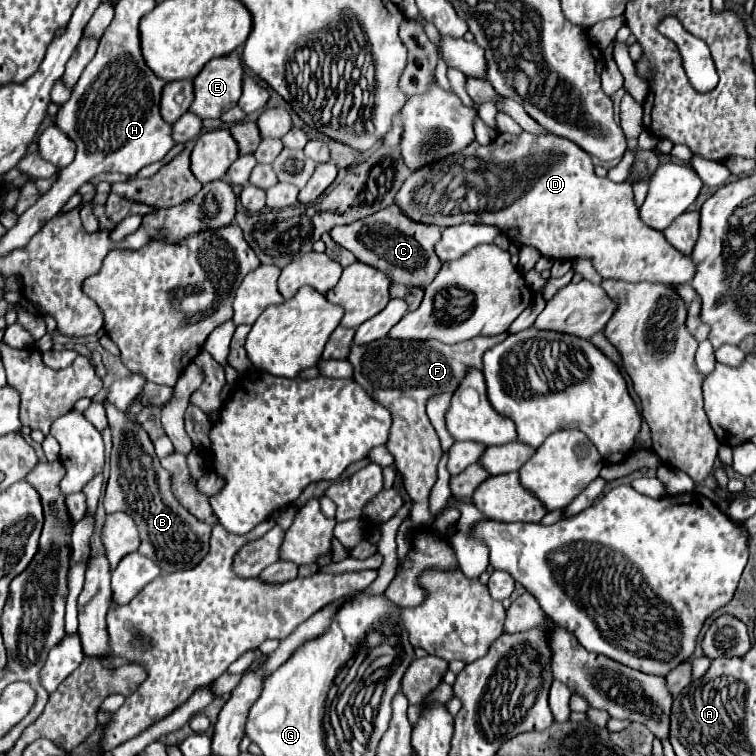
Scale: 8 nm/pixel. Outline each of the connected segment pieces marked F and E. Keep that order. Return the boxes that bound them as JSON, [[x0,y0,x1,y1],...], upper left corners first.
[[349,334,509,526],[191,52,243,118]]

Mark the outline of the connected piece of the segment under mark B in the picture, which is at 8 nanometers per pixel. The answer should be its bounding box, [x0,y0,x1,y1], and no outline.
[103,402,211,572]

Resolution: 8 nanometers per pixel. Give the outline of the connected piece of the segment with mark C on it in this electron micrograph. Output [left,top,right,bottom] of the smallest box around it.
[329,206,441,288]

